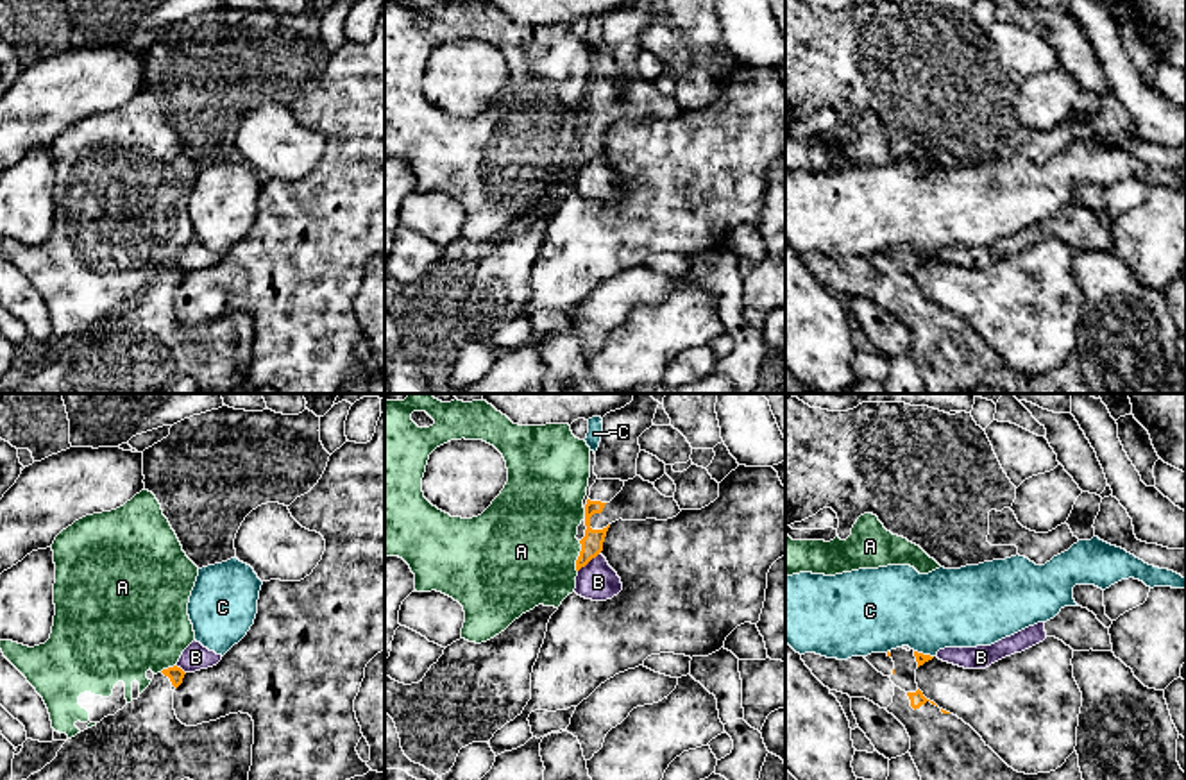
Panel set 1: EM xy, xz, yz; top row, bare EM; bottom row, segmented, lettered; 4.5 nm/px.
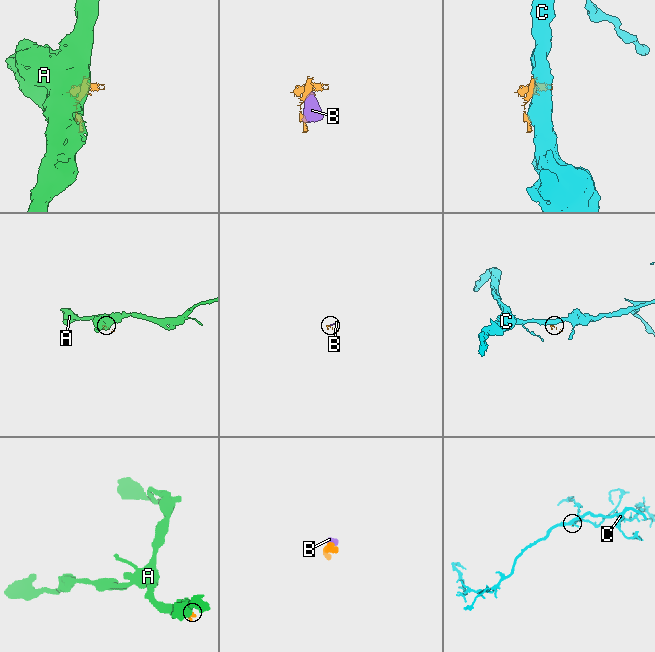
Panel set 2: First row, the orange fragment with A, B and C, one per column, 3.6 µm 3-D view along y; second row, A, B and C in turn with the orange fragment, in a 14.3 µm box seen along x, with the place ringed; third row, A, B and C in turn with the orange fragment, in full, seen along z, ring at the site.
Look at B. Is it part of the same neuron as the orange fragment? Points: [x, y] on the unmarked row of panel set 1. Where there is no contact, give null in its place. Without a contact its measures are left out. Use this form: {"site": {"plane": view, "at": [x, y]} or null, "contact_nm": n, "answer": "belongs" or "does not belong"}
{"site": {"plane": "xz", "at": [589, 160]}, "contact_nm": 140, "answer": "does not belong"}

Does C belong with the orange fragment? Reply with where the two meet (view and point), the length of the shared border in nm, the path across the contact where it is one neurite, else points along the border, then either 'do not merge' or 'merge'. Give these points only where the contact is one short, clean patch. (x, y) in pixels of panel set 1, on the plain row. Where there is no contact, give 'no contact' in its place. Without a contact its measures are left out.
meets orange in yz at (922, 253); contact 90 nm long; border along yz (914, 249), (932, 256); do not merge

